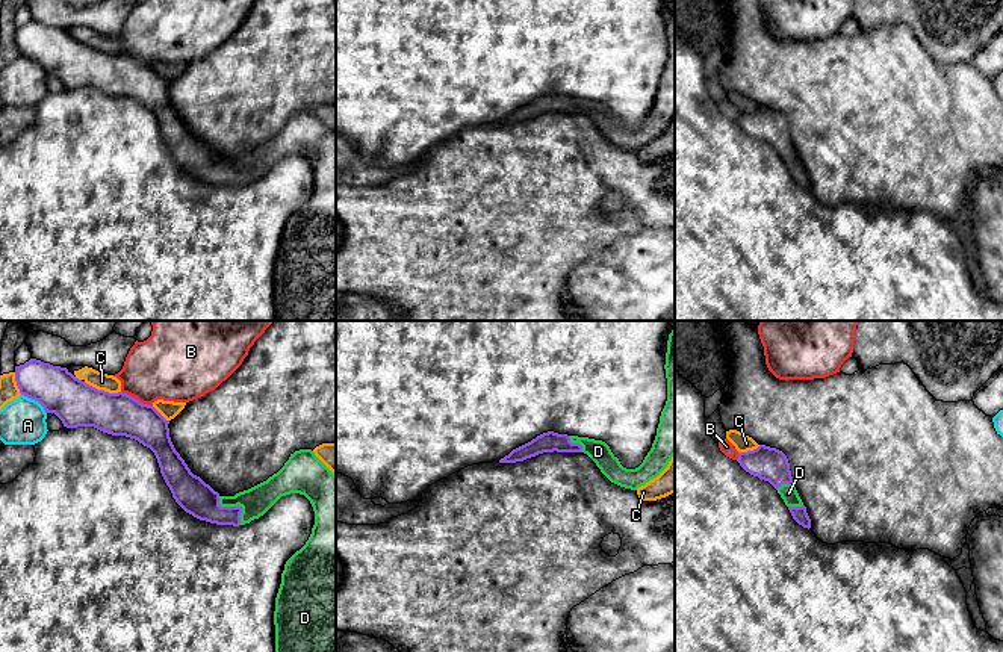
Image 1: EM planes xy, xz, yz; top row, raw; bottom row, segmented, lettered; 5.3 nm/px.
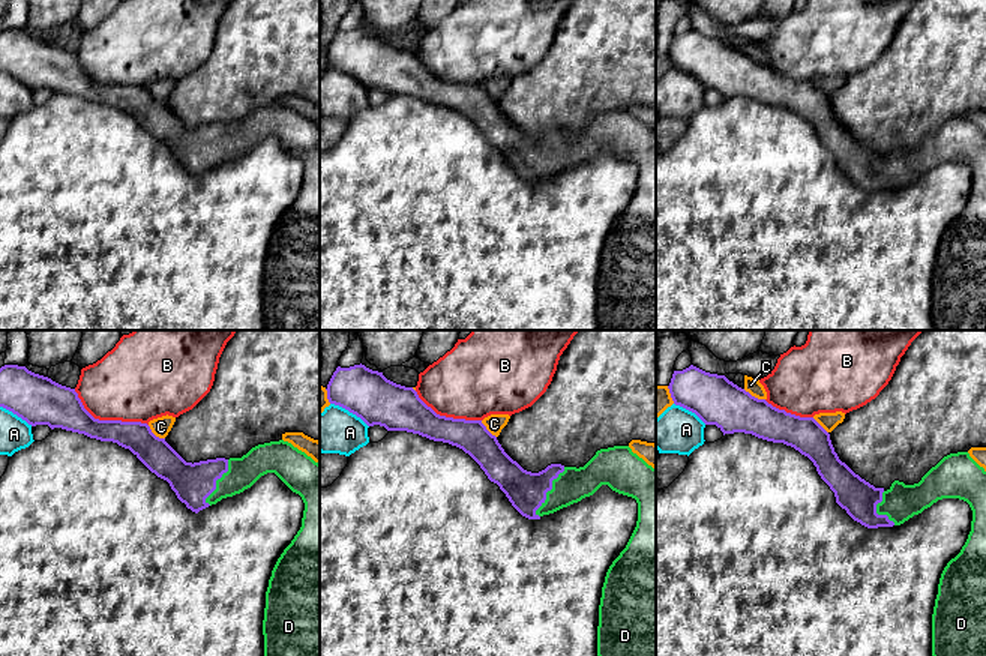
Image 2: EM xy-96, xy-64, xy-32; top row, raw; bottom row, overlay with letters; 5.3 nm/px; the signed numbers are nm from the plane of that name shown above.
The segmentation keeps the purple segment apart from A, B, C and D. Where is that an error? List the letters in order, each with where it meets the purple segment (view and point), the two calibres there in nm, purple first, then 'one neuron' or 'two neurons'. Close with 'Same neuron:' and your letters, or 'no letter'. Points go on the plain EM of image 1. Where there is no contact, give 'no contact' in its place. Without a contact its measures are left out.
A: contact xy (35, 61); calibres 240 and 240 nm; two neurons
B: contact xy (135, 59); calibres 220 and 340 nm; two neurons
C: contact xy (102, 52); calibres 240 and 90 nm; two neurons
D: contact xy (235, 168); calibres 190 and 160 nm; one neuron
Same neuron: D

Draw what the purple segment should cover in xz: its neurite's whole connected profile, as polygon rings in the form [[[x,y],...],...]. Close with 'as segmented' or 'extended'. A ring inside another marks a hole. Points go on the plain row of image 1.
[[[675,0],[667,2],[666,14],[667,62],[660,77],[657,97],[643,124],[635,130],[626,130],[602,101],[588,98],[543,94],[531,103],[513,110],[499,124],[516,124],[543,113],[584,113],[601,133],[614,145],[637,151],[657,139],[675,116]]] | extended

